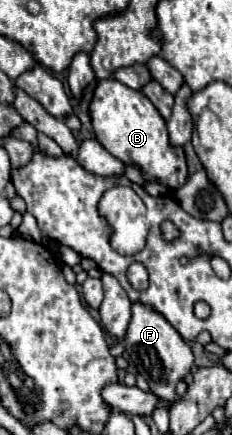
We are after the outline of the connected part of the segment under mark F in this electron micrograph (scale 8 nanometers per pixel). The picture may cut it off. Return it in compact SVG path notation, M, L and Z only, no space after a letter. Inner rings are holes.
M135 302L131 306L131 322L125 334L125 358L135 364L137 372L149 382L151 392L165 402L177 400L175 384L191 370L193 352L179 332L165 320L163 314L153 310L149 304Z

